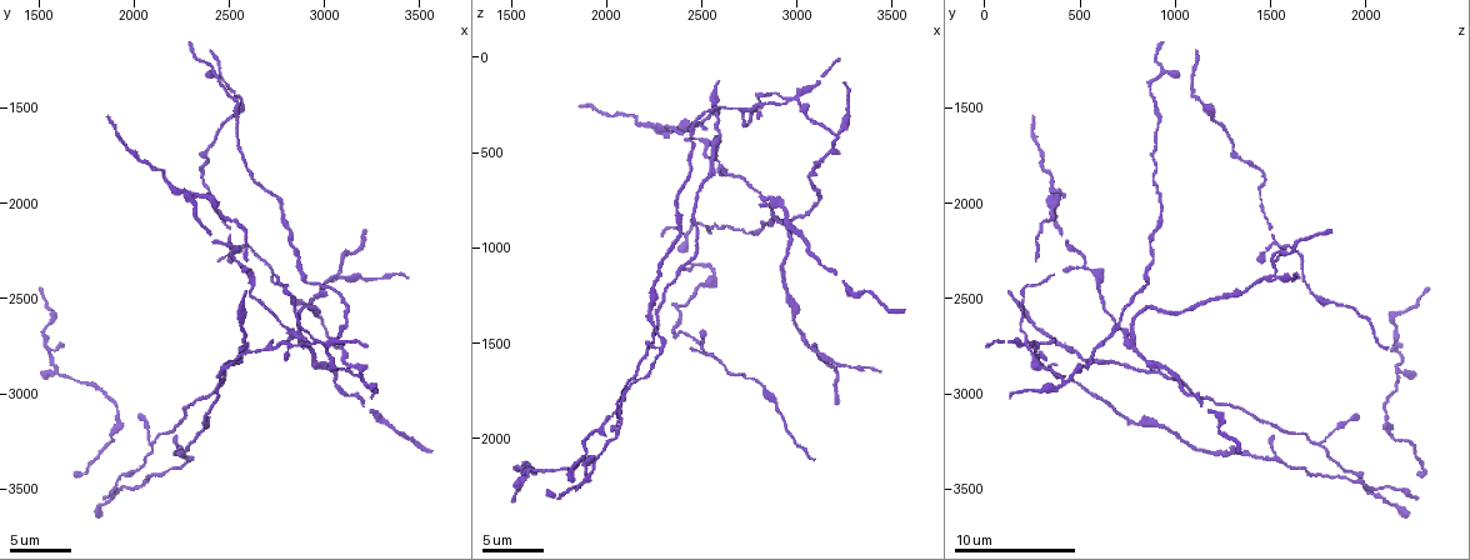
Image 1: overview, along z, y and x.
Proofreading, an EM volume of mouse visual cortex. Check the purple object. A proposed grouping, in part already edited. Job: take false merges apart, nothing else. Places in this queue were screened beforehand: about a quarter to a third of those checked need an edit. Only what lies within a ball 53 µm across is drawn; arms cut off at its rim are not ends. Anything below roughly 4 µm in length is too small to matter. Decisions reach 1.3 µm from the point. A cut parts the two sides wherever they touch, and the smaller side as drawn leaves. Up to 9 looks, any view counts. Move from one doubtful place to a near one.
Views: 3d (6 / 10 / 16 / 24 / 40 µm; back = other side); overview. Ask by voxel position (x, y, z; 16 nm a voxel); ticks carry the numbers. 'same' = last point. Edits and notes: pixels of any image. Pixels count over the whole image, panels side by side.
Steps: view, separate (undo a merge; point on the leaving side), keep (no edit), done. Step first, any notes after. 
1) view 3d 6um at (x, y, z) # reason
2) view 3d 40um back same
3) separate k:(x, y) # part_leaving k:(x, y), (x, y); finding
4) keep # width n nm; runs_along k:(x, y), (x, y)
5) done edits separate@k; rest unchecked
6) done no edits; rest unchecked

view 3d 6um at (2990, 2750, 210) # four or more arms meet

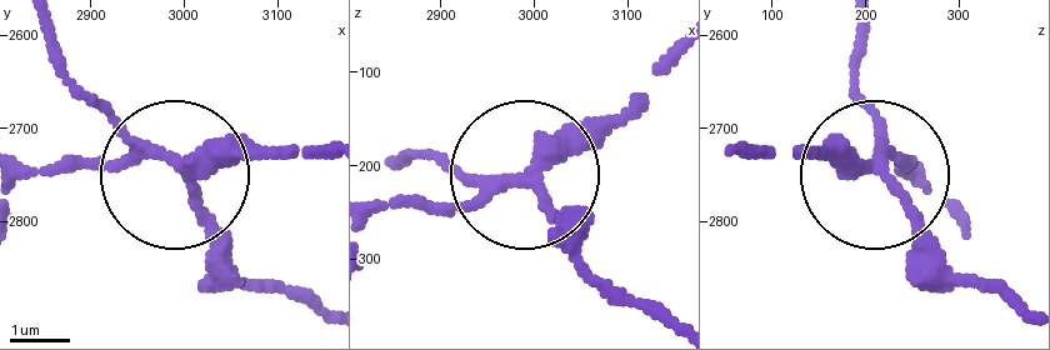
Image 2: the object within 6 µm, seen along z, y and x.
separate 2:(214, 223) # side_arm 5 um; part_leaving 2:(513, 188), (583, 263), (671, 321); a second cell is stuck on

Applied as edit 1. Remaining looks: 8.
view 3d 10um at (2830, 2670, 750) # small branch off a trunk

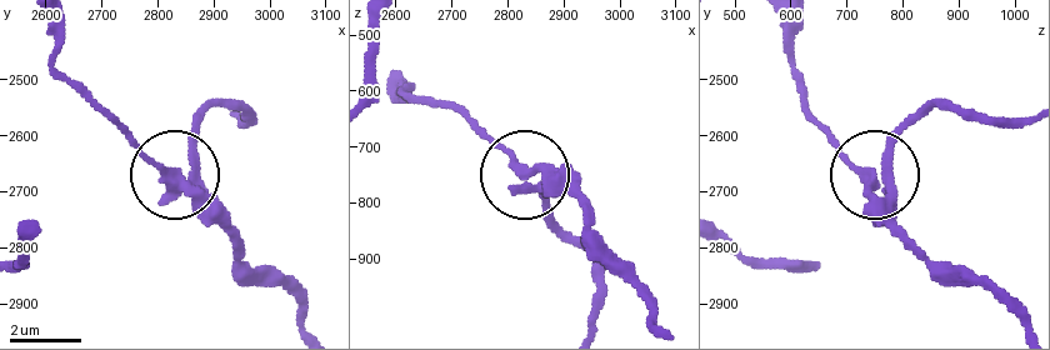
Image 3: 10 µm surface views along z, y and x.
keep # runs_along 3:(224, 224), (179, 179), (206, 101); continuous, no second cell

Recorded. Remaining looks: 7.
view 3d 16um at (2350, 1950, 380)

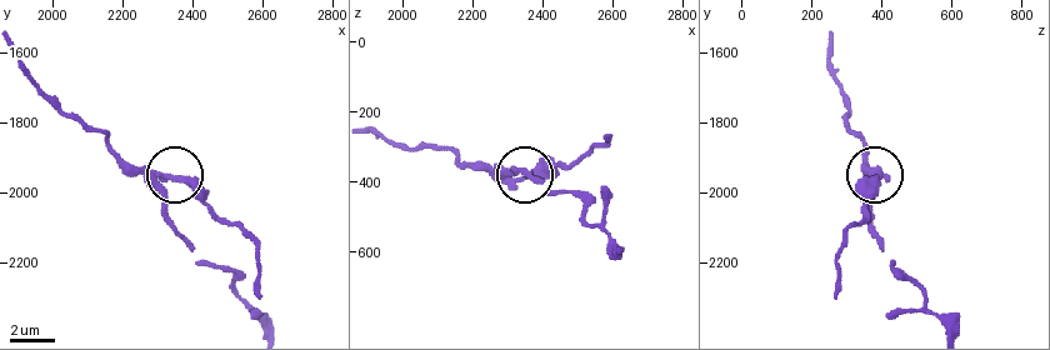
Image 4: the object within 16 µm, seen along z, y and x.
separate 4:(184, 181) # part_leaving 4:(154, 171), (185, 183), (253, 245), (258, 255), (258, 299); a second cell is stuck on

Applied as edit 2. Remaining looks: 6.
view overview # see it whole again

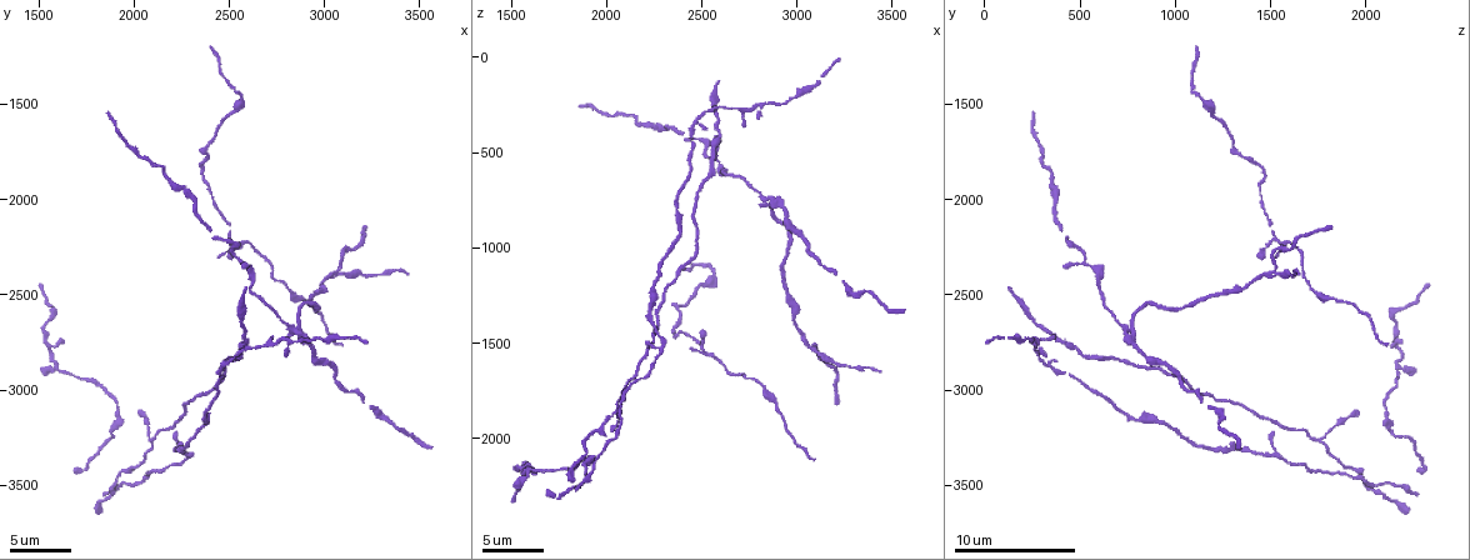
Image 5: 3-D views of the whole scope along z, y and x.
view 3d 16um at (2730, 2750, 260) # two arms in line, one across

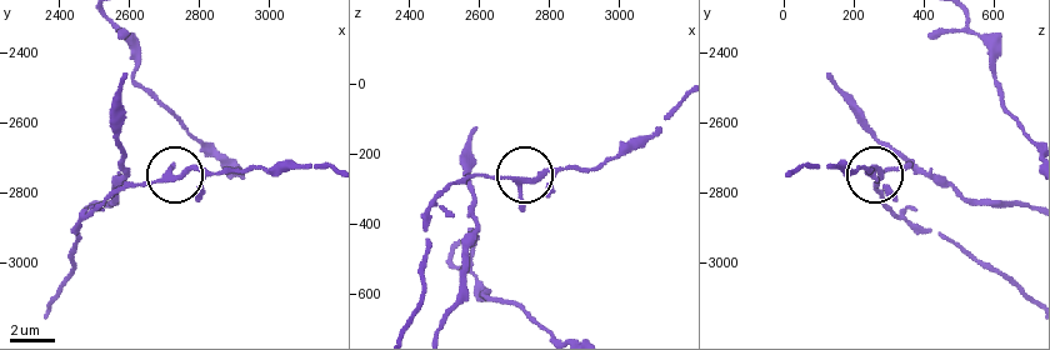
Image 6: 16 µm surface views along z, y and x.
keep # width 180 nm; runs_along 6:(404, 324), (424, 290), (424, 218), (446, 190), (596, 168); all the same cell

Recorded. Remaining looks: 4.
view 3d 6um at (2520, 2200, 1530) # three arms meet

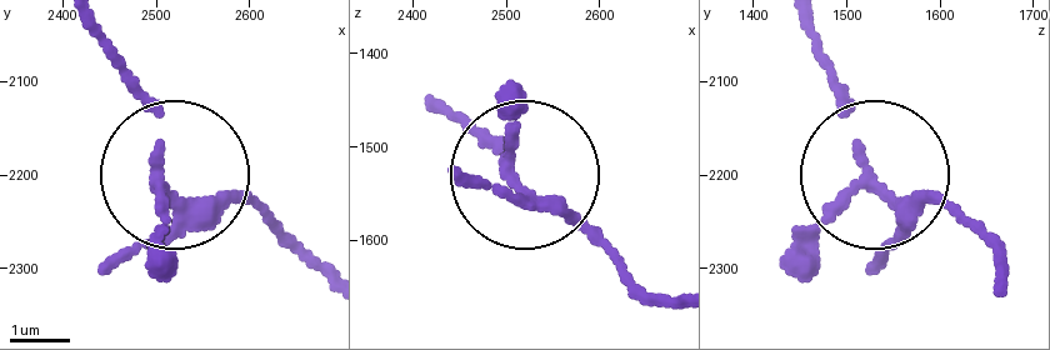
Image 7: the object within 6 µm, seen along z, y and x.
keep # arms 3; all the same cell

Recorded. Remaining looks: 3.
done edits separate@2, separate@4; rest unchecked

